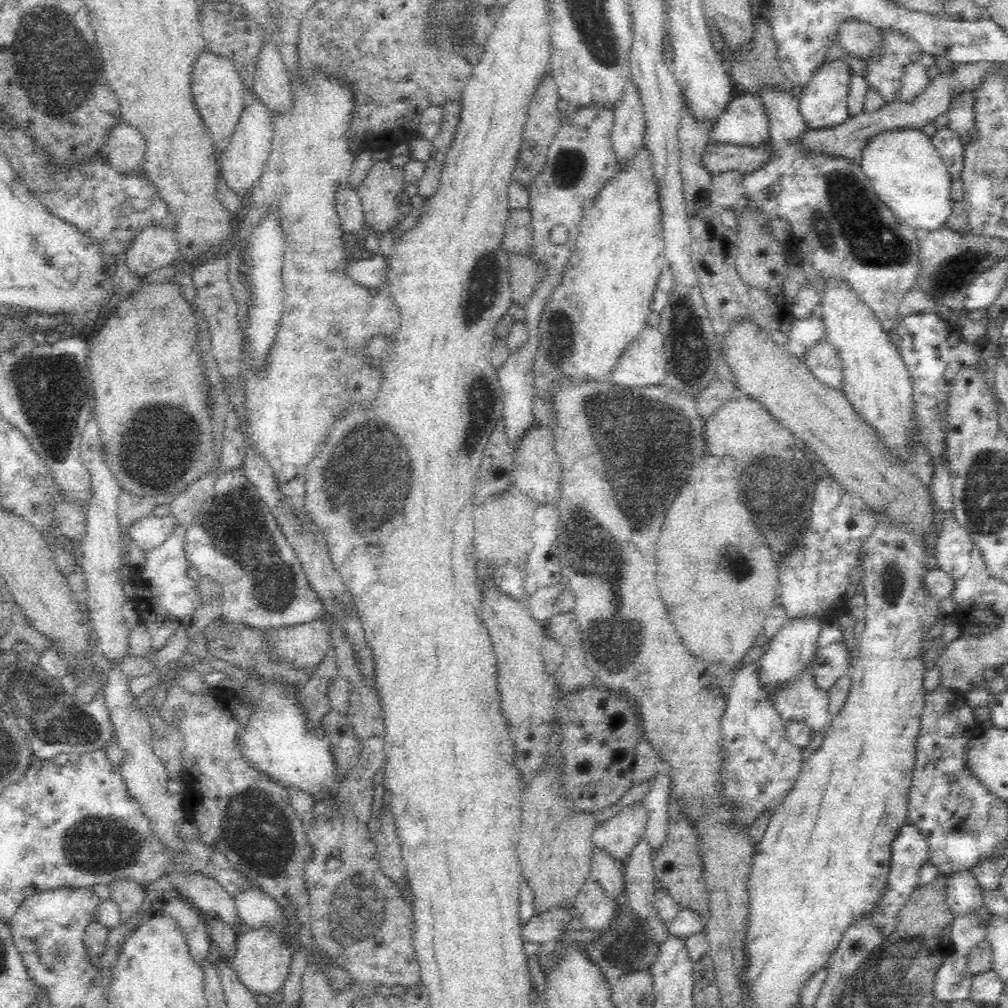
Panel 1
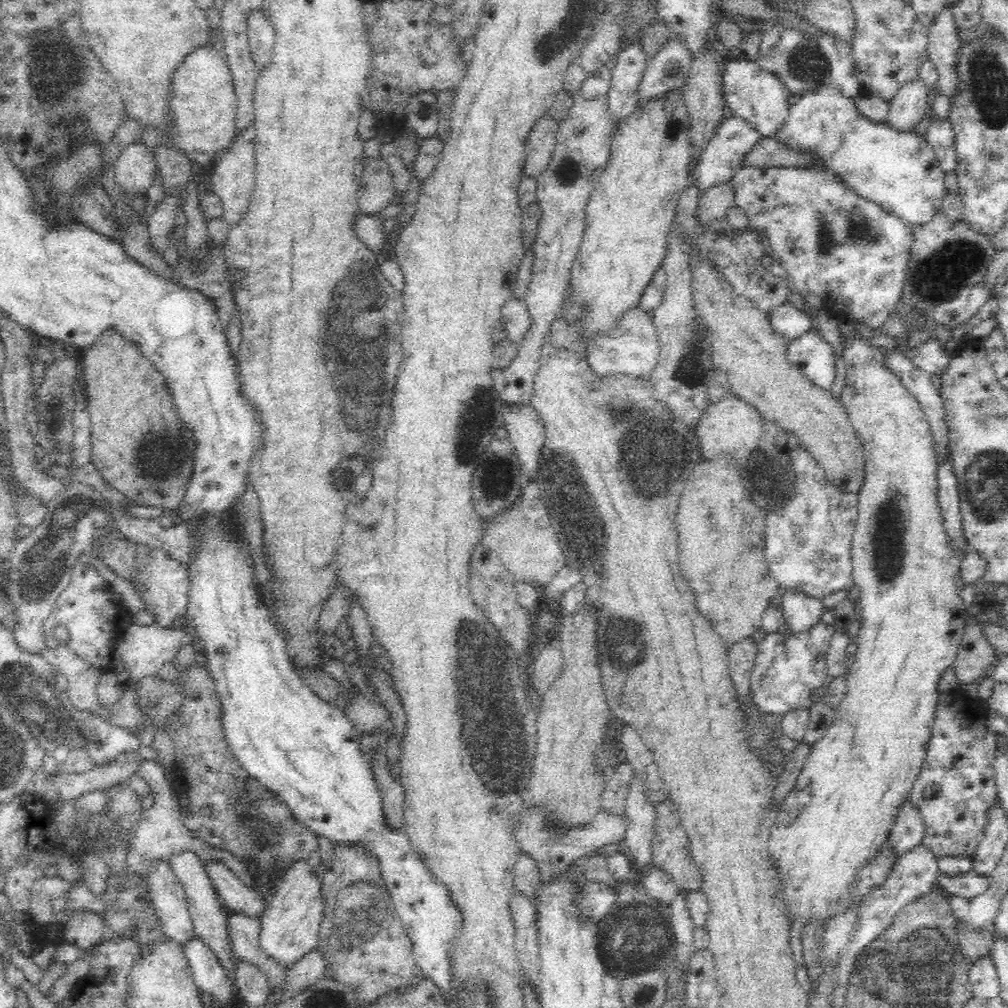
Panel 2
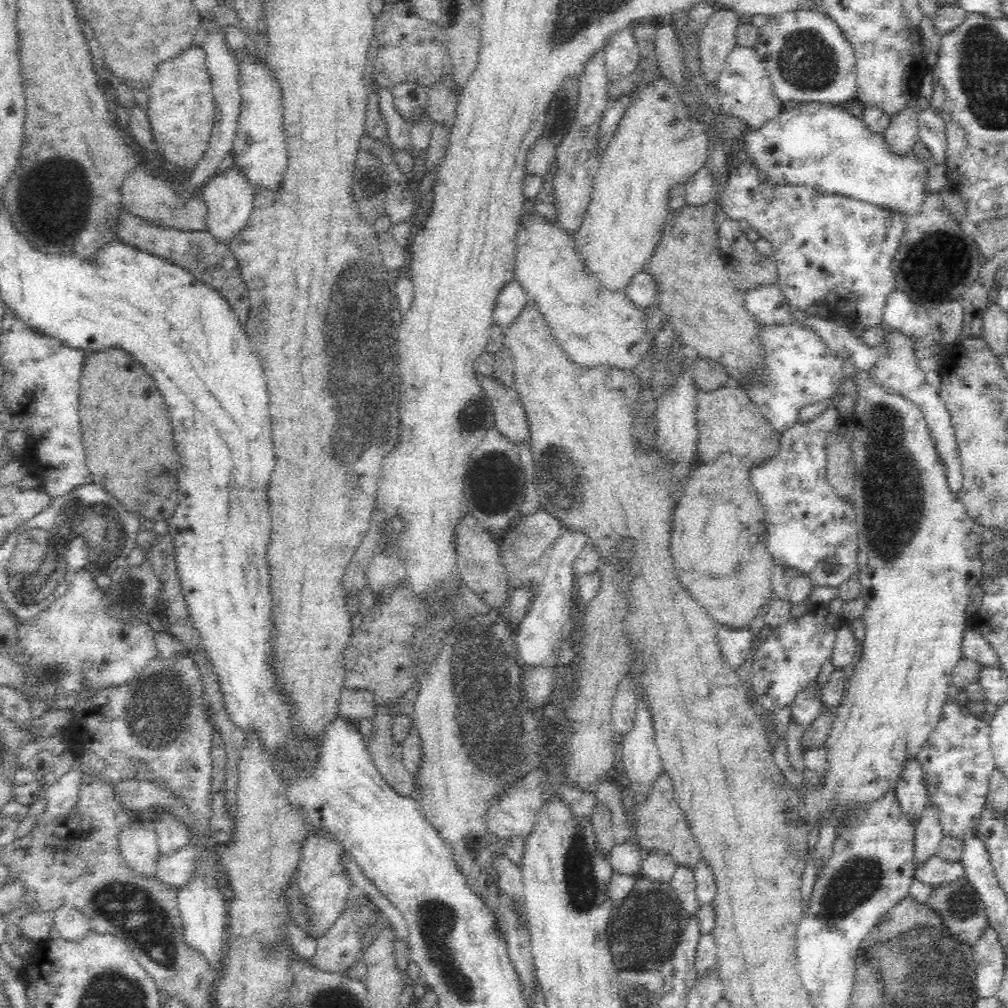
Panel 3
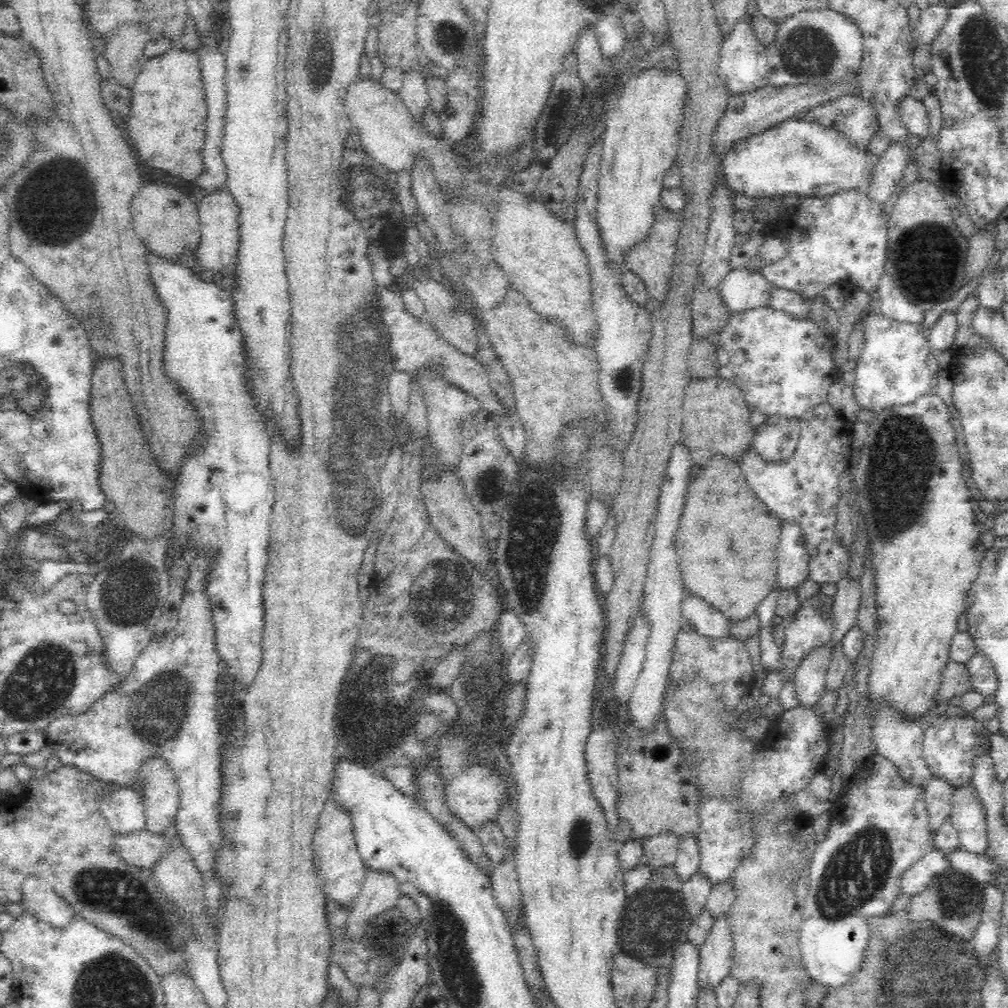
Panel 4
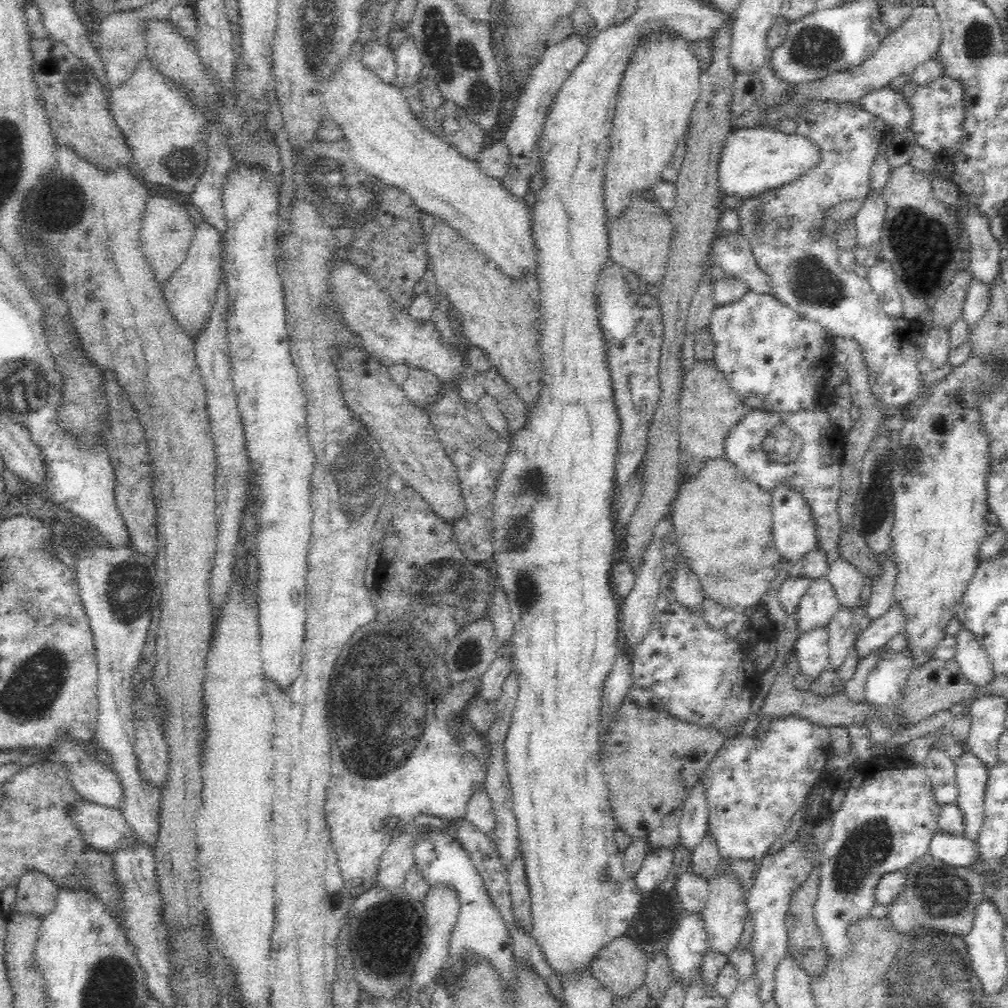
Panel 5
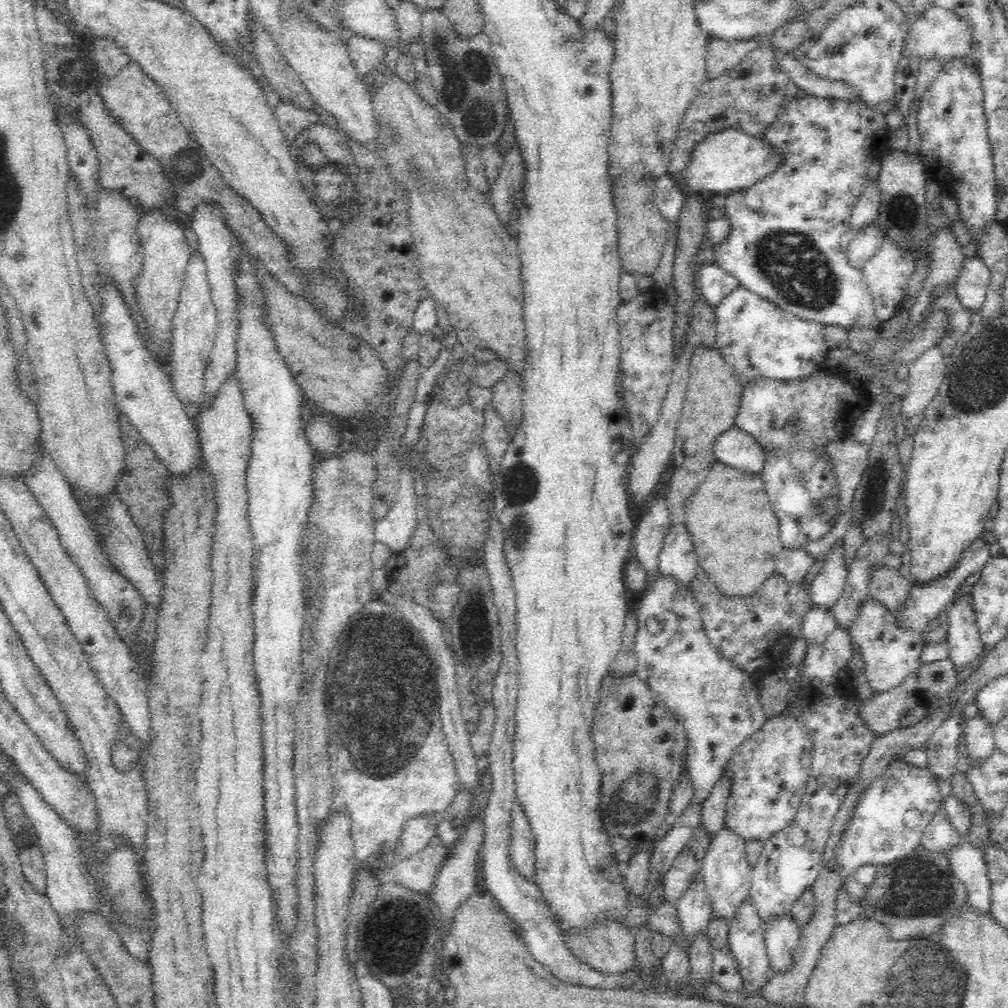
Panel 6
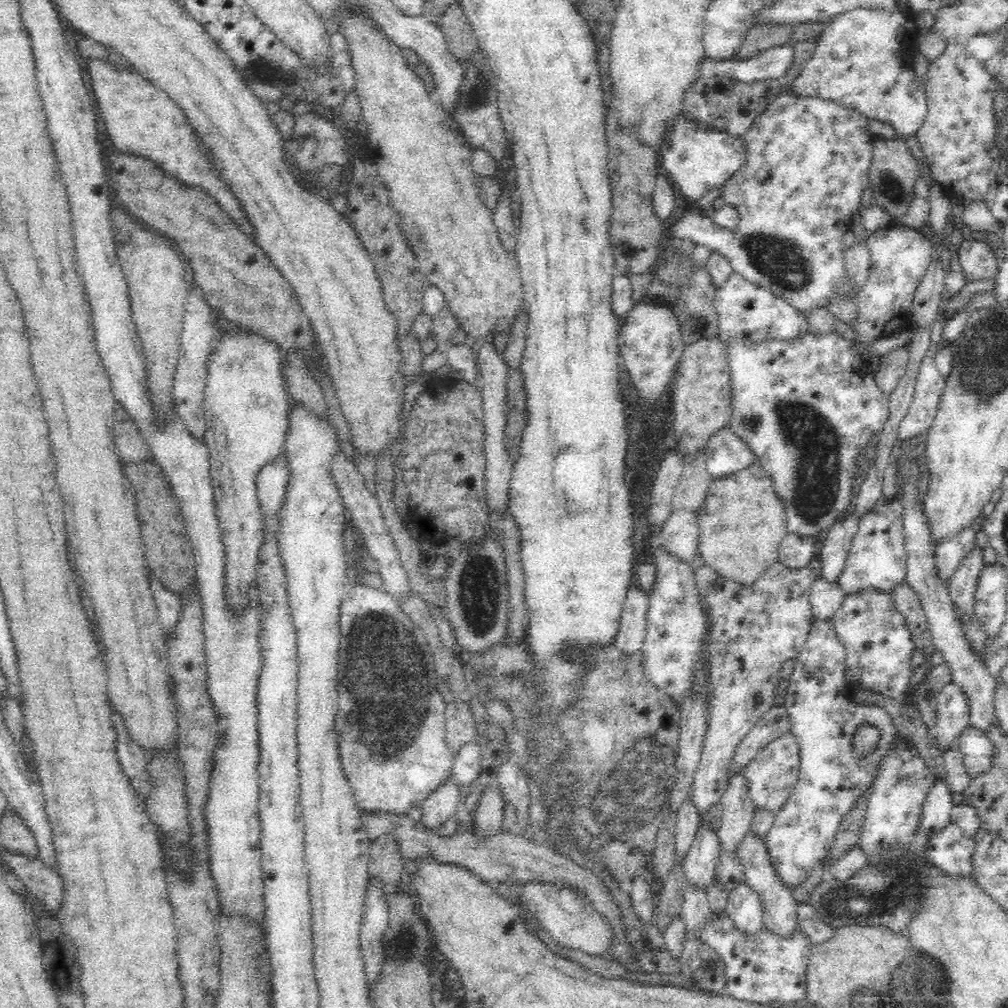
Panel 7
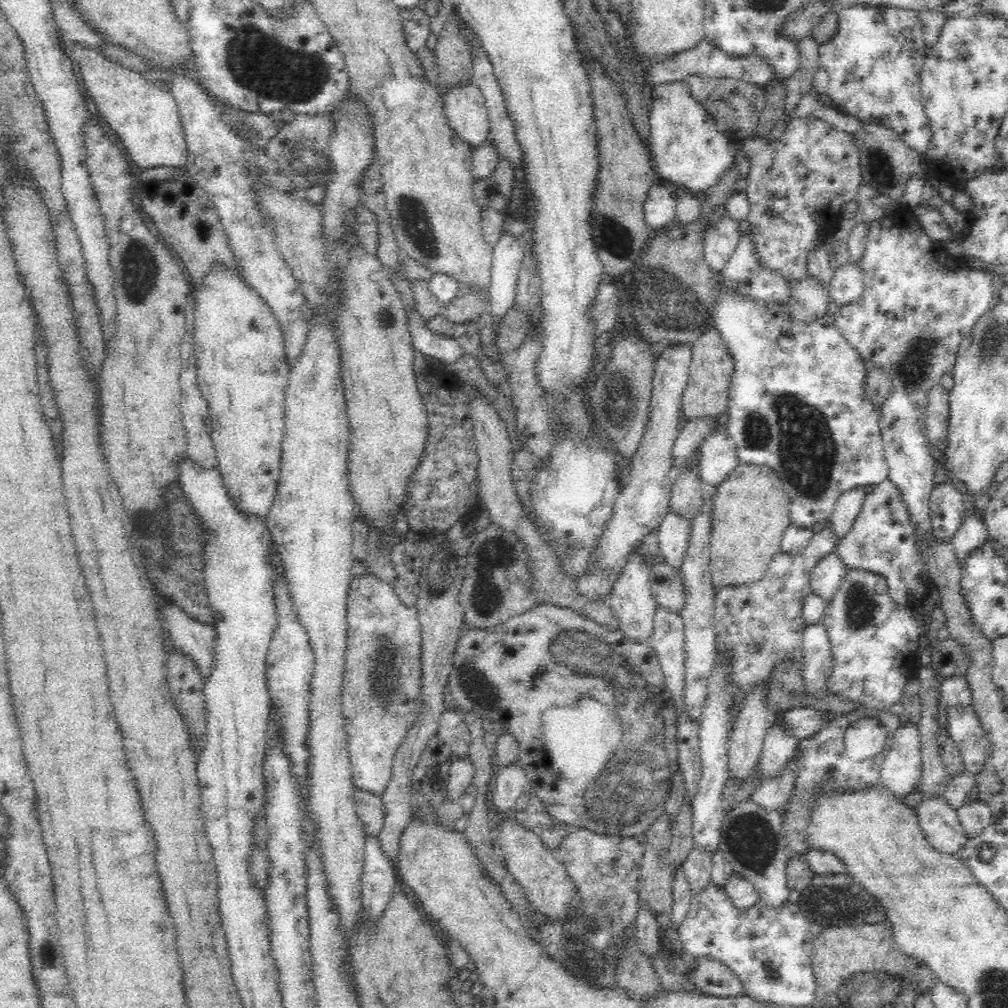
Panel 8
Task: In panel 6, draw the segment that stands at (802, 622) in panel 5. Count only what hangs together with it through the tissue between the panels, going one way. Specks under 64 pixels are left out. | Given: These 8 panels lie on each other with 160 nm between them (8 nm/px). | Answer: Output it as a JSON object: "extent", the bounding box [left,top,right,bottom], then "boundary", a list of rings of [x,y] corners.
{"extent":[808,540,846,611],"boundary":[[[838,540],[834,546],[834,553],[829,561],[824,563],[822,568],[812,580],[808,593],[808,609],[824,609],[830,611],[842,596],[846,569],[840,565],[842,540]]]}

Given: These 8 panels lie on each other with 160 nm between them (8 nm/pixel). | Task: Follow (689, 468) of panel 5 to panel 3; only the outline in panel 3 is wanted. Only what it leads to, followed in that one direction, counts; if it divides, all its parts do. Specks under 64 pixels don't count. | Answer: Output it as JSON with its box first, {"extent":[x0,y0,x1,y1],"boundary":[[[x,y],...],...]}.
{"extent":[694,383,781,474],"boundary":[[[729,383],[721,389],[702,390],[699,402],[700,418],[694,456],[700,456],[700,462],[712,462],[719,454],[731,452],[740,457],[740,465],[751,474],[758,466],[766,466],[780,451],[781,431],[770,426],[760,406],[744,388]]]}

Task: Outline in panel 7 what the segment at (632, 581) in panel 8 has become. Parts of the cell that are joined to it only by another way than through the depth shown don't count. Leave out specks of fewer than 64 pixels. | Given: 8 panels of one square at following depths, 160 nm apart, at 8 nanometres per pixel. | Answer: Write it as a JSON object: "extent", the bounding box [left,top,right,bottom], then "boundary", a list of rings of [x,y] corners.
{"extent":[614,584,648,657],"boundary":[[[631,584],[624,599],[620,630],[614,646],[624,657],[633,657],[640,652],[644,640],[644,614],[648,608],[646,594]]]}

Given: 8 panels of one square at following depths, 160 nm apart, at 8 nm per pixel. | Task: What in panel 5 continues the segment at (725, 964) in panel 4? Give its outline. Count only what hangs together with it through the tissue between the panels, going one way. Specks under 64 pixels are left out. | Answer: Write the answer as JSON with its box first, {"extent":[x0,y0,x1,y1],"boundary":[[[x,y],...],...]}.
{"extent":[702,876,746,962],"boundary":[[[716,876],[708,886],[710,900],[702,916],[706,952],[722,955],[728,962],[743,930],[746,908],[744,892],[729,882],[717,882]]]}

